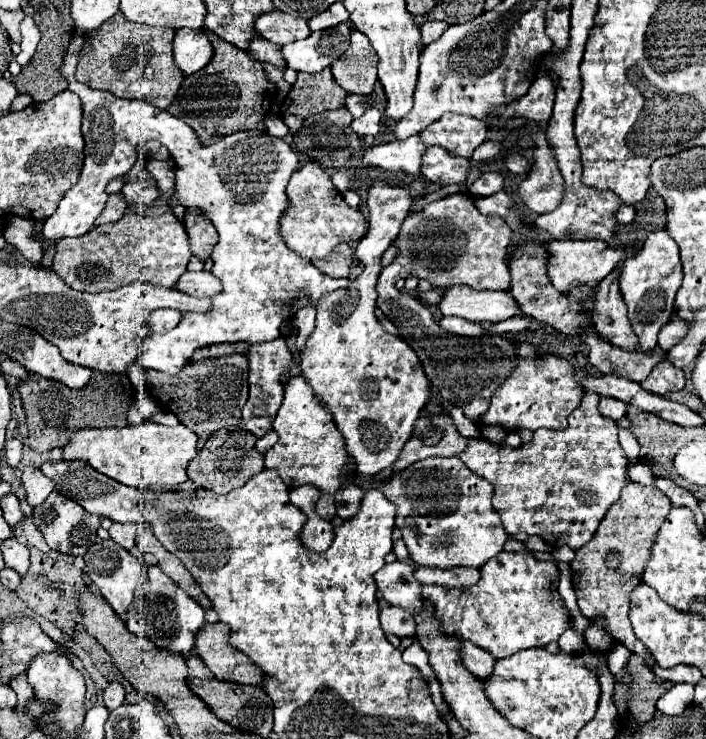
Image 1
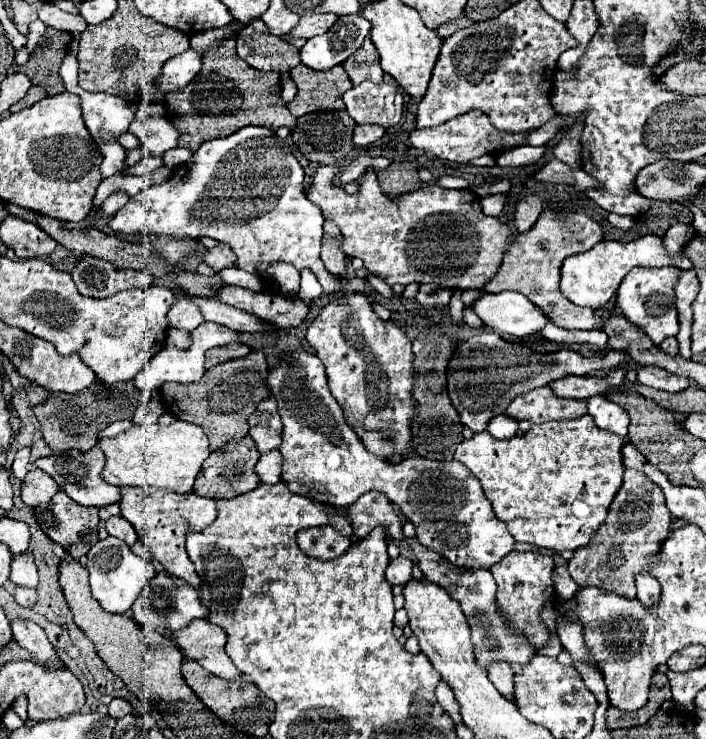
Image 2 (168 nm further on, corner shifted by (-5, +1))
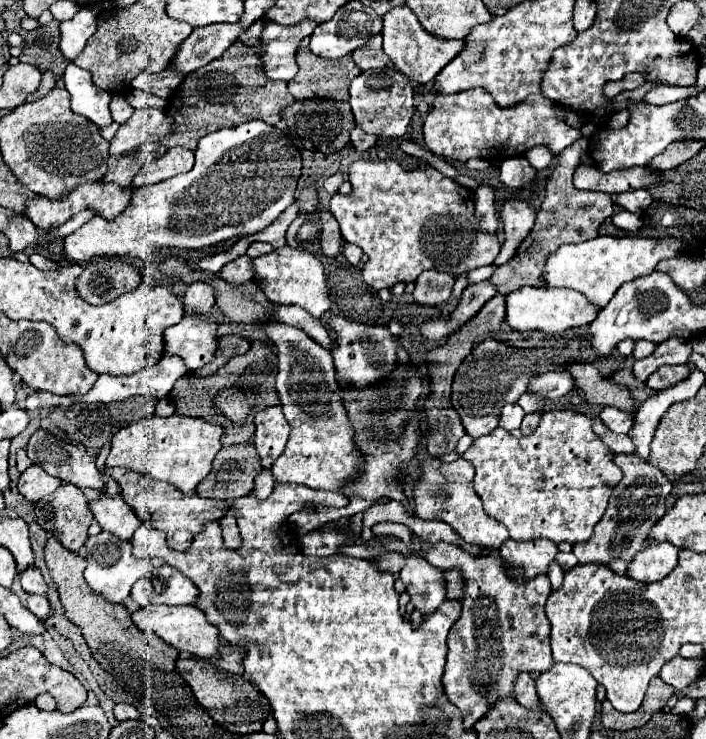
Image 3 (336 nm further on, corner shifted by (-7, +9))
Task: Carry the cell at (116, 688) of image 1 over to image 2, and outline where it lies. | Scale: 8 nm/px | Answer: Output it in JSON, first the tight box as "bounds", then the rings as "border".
{"bounds":[108,699,132,719],"border":[[[114,699],[108,707],[108,715],[114,717],[114,719],[120,719],[124,715],[130,715],[132,713],[132,707],[128,701],[122,701],[122,699]]]}

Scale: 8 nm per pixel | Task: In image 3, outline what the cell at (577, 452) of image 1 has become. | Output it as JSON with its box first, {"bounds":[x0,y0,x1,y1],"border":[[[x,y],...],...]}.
{"bounds":[462,409,622,543],"border":[[[554,409],[542,413],[542,421],[528,437],[514,437],[512,433],[496,427],[490,435],[474,439],[470,449],[462,453],[476,469],[474,489],[484,503],[484,511],[504,523],[512,539],[532,541],[550,539],[554,543],[580,543],[588,541],[594,525],[602,519],[614,485],[622,479],[620,467],[614,465],[614,453],[606,449],[604,441],[594,433],[590,417],[576,409]]]}

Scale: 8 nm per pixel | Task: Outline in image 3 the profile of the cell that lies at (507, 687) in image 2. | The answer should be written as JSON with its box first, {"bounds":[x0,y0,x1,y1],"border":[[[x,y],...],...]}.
{"bounds":[514,673,540,709],"border":[[[520,673],[514,681],[514,693],[516,693],[516,701],[528,709],[540,709],[538,703],[538,695],[536,695],[536,687],[534,681],[528,673]]]}

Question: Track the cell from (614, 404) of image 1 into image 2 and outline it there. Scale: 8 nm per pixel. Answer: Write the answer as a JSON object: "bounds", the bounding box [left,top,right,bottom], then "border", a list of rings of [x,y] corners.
{"bounds":[588,395,630,439],"border":[[[596,395],[596,397],[588,399],[588,413],[594,417],[594,421],[600,429],[606,429],[606,431],[616,433],[622,439],[626,439],[630,421],[628,421],[626,411],[622,407],[606,401],[606,397]]]}

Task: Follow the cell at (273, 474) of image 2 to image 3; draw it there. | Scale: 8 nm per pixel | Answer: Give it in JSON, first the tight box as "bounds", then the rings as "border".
{"bounds":[254,469,274,499],"border":[[[262,469],[260,473],[258,473],[258,477],[256,477],[256,485],[254,485],[254,495],[256,497],[260,497],[260,499],[266,499],[270,493],[272,493],[272,489],[274,489],[274,475],[272,475],[272,471],[270,469]]]}

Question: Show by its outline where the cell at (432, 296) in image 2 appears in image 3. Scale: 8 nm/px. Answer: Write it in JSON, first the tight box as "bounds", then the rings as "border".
{"bounds":[414,271,454,305],"border":[[[424,271],[416,279],[416,289],[414,289],[414,299],[422,305],[438,305],[442,301],[448,301],[452,295],[452,285],[454,277],[448,273],[440,271]]]}

